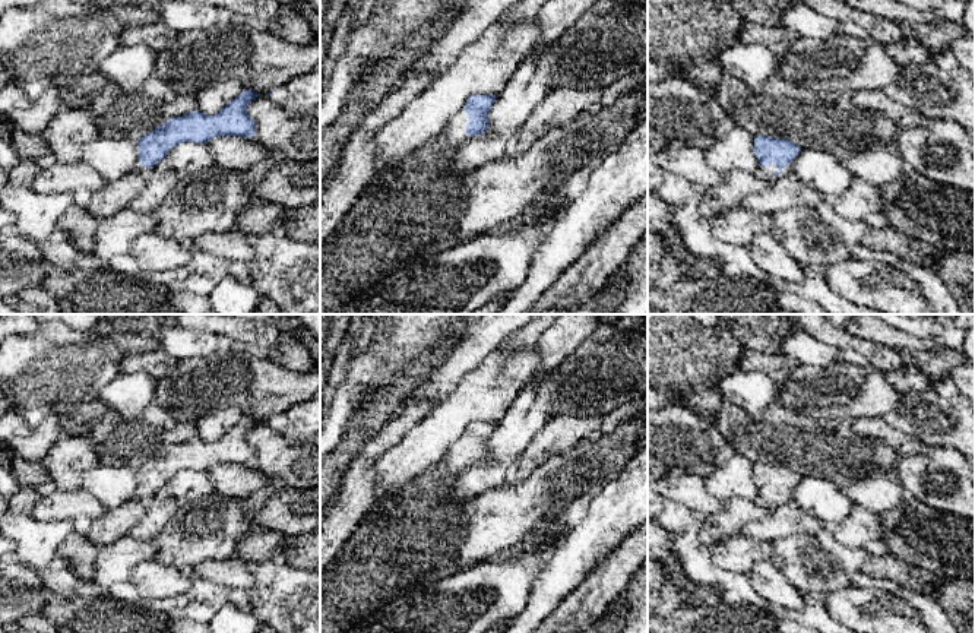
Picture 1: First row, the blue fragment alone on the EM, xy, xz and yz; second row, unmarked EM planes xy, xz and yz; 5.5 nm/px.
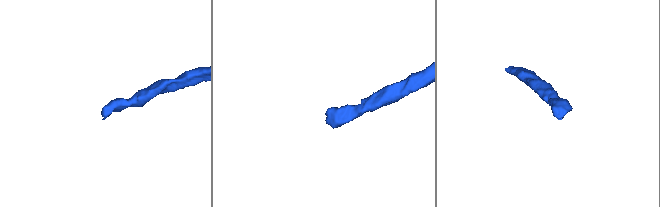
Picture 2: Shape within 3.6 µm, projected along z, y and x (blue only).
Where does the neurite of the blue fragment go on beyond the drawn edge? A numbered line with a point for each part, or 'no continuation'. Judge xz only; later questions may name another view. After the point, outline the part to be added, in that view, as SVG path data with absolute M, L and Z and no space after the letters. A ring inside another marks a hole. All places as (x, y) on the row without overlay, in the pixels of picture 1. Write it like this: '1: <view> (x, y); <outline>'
1: xz (453, 461); M468 425L469 427L469 425ZM463 433L449 446L449 449L443 453L439 463L444 468L447 474L459 475L465 468L471 466L472 463L466 462L466 453L469 450L469 443L465 439Z

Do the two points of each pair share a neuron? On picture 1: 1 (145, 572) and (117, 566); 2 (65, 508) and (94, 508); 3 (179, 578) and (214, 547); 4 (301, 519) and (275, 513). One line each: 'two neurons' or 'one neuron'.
1: two neurons
2: one neuron
3: two neurons
4: one neuron

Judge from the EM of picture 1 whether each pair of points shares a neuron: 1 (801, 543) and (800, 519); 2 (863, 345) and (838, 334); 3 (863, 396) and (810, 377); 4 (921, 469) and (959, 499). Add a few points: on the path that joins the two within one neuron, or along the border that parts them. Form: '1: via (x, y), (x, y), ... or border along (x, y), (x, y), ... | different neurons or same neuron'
1: border along (814, 535), (790, 534), (778, 537), (771, 543) | different neurons
2: via (857, 342), (844, 339) | same neuron
3: via (850, 392), (823, 391) | same neuron
4: via (930, 477), (937, 477), (949, 489) | same neuron

